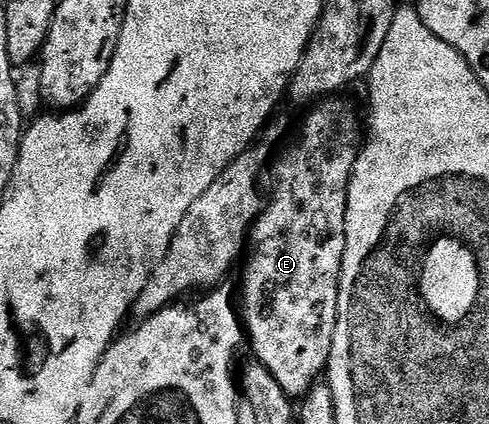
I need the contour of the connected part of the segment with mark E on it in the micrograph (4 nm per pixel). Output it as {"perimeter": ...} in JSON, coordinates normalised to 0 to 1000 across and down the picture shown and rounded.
{"perimeter":[[[669,229],[658,238],[646,241],[642,250],[634,255],[636,262],[620,281],[620,302],[611,309],[611,330],[573,370],[571,377],[564,373],[558,384],[558,403],[562,394],[562,443],[556,446],[554,460],[550,450],[550,476],[540,486],[538,498],[530,505],[530,519],[521,524],[519,535],[513,540],[509,557],[509,590],[503,594],[501,613],[505,611],[505,623],[497,630],[497,715],[493,705],[493,750],[497,755],[497,769],[501,774],[503,797],[509,802],[509,828],[513,828],[519,844],[534,858],[542,861],[542,870],[550,870],[550,880],[558,889],[566,889],[566,908],[575,908],[575,917],[583,917],[583,927],[597,936],[618,936],[644,910],[648,896],[667,877],[669,854],[673,851],[673,833],[681,823],[681,785],[689,776],[689,738],[693,736],[693,665],[697,663],[697,634],[701,632],[701,608],[706,606],[706,502],[710,500],[710,467],[714,465],[714,436],[718,434],[718,410],[726,396],[726,382],[734,368],[738,354],[738,340],[746,328],[746,300],[734,292],[734,271],[726,264],[726,252],[710,233],[693,233],[701,229]]]}

